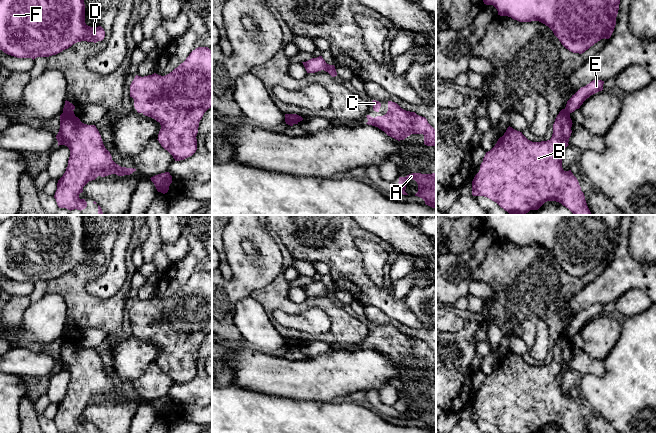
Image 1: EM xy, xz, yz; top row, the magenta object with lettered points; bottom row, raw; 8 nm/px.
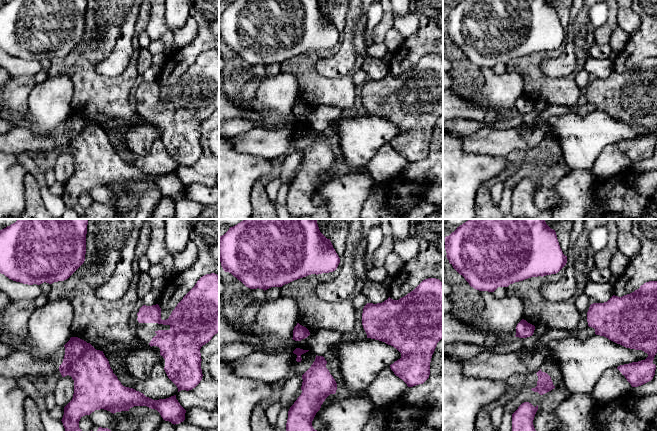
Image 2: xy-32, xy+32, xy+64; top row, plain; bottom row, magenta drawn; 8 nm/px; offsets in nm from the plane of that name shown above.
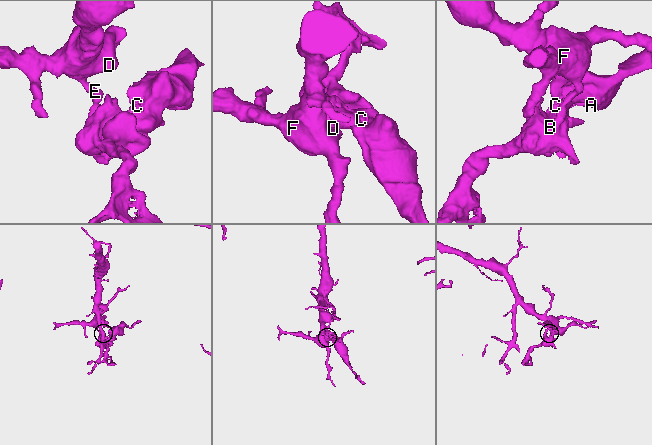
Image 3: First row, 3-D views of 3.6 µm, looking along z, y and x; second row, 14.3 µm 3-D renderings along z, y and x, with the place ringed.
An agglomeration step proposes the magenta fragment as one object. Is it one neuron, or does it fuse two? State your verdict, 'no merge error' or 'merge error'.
merge error

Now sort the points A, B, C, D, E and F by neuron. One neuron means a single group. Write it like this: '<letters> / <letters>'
A B C / D E F

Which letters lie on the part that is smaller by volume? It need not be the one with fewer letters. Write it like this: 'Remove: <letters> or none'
Remove: A, B, C

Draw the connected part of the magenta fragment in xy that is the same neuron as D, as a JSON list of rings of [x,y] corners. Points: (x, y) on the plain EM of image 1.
[[[12,215],[9,219],[0,222],[0,274],[17,282],[49,281],[68,273],[73,268],[81,265],[98,266],[105,261],[105,255],[101,250],[90,251],[85,247],[85,228],[83,215]]]

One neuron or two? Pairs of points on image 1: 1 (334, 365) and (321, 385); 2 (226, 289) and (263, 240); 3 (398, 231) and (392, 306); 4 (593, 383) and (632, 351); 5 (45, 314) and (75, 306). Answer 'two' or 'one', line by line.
1: one
2: one
3: two
4: one
5: two

